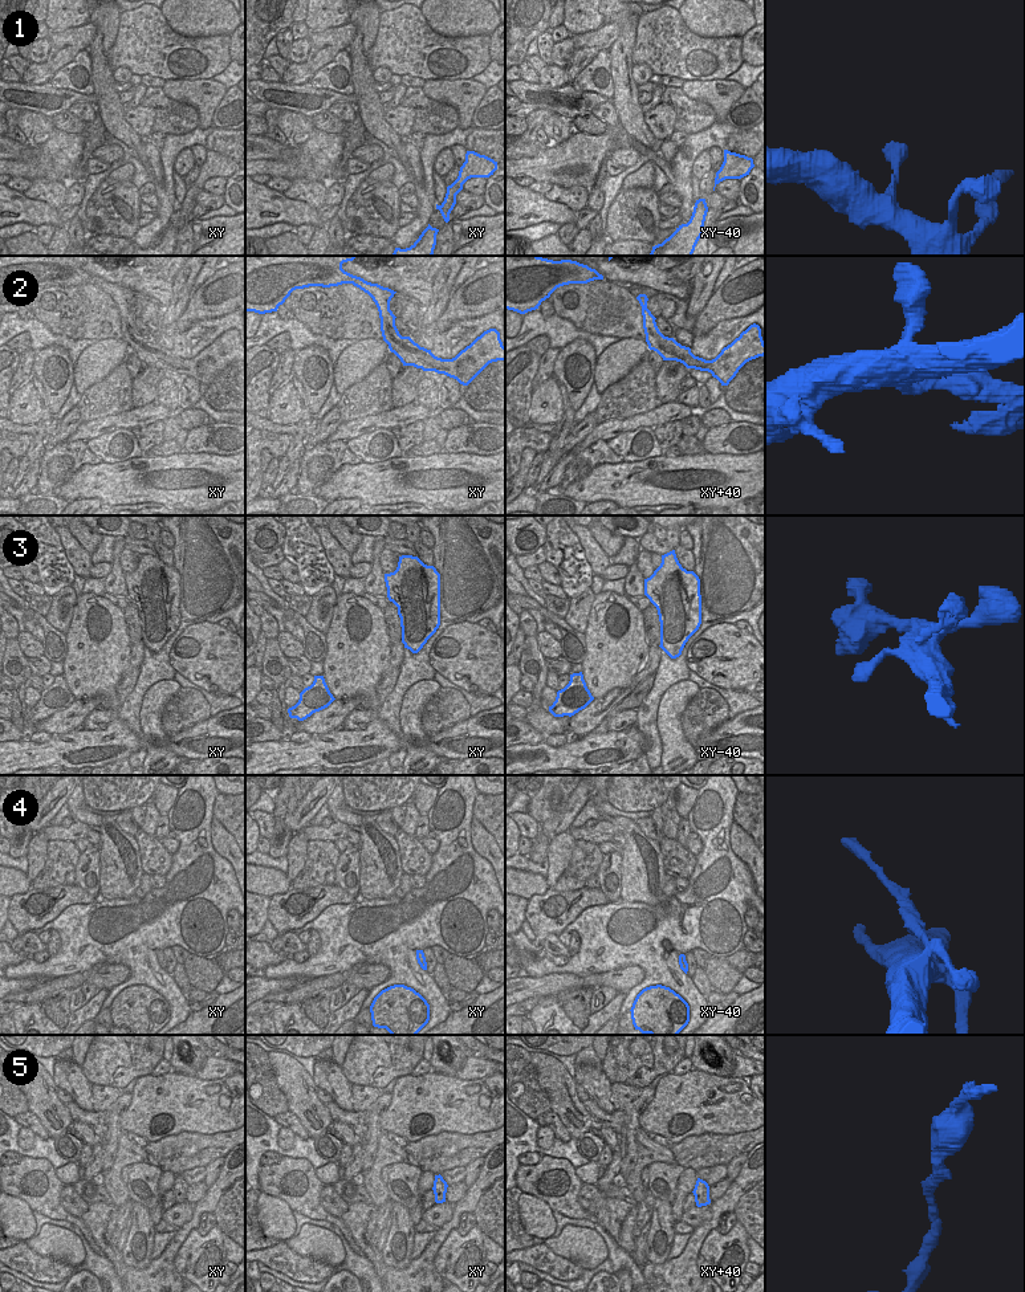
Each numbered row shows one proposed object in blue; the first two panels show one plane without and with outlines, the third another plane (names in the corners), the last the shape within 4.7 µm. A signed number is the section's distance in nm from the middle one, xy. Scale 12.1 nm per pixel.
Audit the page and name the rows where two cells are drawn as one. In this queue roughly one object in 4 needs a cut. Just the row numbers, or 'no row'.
2, 3, 4, 5

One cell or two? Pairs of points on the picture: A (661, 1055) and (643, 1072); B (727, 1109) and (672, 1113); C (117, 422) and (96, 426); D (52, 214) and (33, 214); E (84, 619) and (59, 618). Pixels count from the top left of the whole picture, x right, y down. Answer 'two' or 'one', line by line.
A: one
B: one
C: one
D: one
E: two

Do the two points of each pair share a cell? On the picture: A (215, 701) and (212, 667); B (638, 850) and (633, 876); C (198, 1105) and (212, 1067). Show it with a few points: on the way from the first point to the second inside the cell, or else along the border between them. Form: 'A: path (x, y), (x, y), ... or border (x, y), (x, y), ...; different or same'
A: border (195, 684), (214, 695), (231, 696); different
B: path (638, 856), (638, 869); same
C: border (194, 1076), (223, 1080); different

